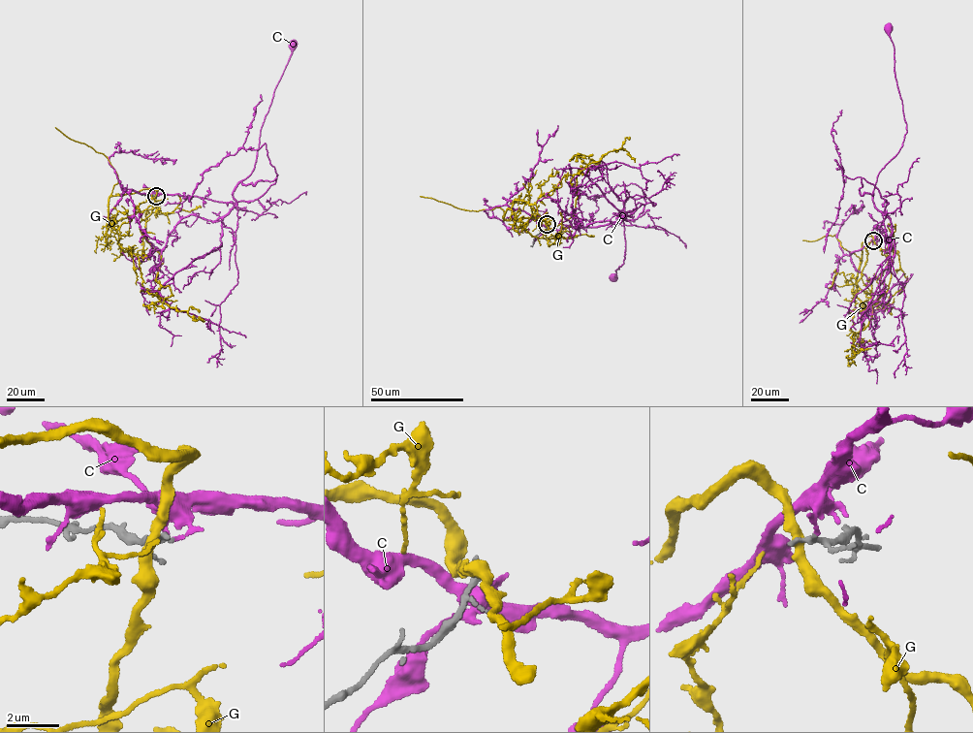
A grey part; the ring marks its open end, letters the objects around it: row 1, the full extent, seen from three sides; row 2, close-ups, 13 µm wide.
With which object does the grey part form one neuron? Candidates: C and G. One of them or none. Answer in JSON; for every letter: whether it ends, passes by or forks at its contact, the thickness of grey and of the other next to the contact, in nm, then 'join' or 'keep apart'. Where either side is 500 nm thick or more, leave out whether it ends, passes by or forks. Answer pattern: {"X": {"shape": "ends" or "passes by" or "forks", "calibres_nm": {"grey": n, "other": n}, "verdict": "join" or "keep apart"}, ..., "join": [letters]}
{"C": {"shape": "ends", "calibres_nm": {"grey": 200, "other": 170}, "verdict": "keep apart"}, "G": {"shape": "passes by", "calibres_nm": {"grey": 240, "other": 360}, "verdict": "keep apart"}, "join": []}

